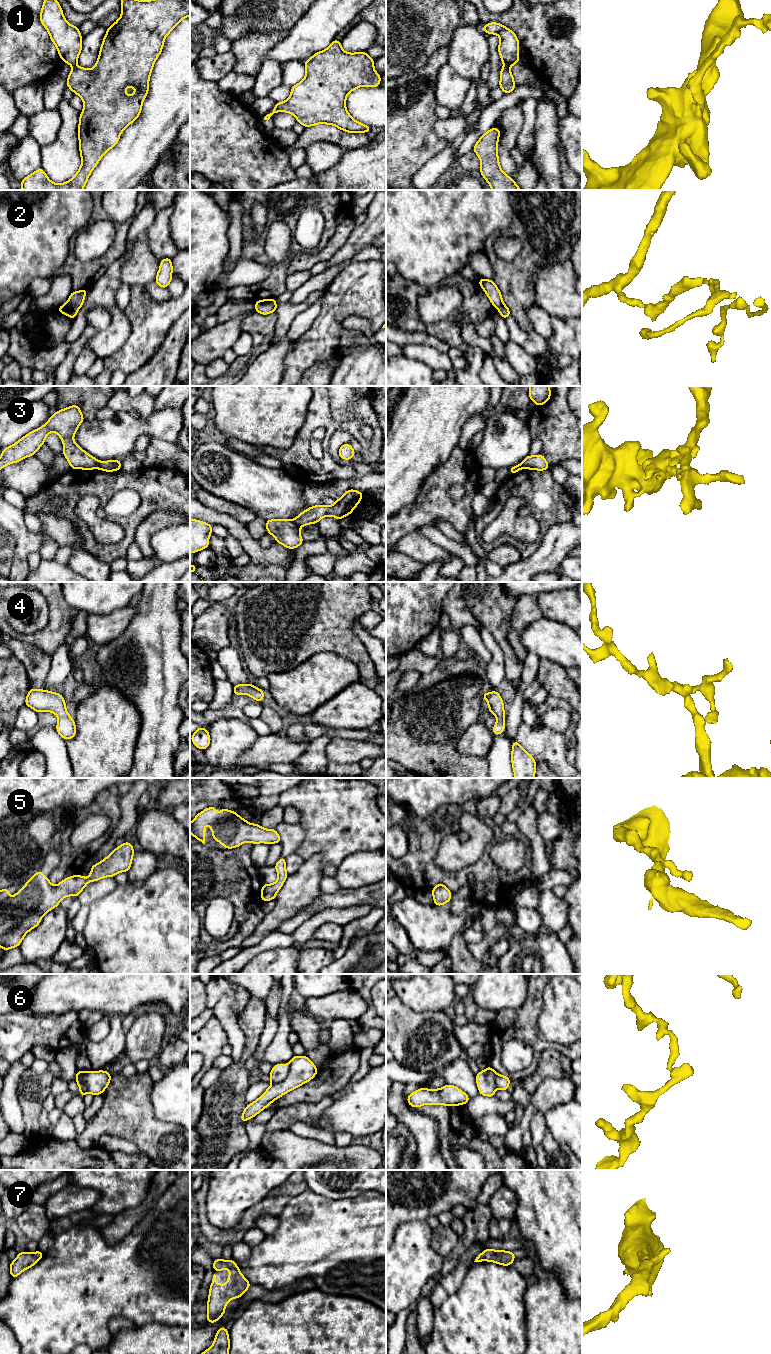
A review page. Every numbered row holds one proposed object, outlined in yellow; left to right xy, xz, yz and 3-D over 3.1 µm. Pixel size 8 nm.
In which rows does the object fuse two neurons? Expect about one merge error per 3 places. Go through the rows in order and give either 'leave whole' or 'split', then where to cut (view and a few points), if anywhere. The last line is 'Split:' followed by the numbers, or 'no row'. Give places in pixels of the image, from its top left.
1: split | yz (504, 65), (508, 67)
2: split | xy (68, 301), (79, 307)
3: split | xz (292, 520), (299, 527)
4: leave whole | no cut
5: leave whole | no cut
6: split | xz (287, 1065), (287, 1075), (281, 1081), (272, 1083)
7: leave whole | no cut
Split: 1, 2, 3, 6

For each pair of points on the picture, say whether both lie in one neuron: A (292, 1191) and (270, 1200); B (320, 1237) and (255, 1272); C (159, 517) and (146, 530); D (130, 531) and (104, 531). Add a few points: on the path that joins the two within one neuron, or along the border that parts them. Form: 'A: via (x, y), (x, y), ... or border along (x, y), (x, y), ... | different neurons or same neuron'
A: via (287, 1191), (275, 1200) | same neuron
B: via (304, 1245), (279, 1260), (271, 1262) | same neuron
C: via (156, 520), (149, 527) | same neuron
D: border along (111, 518), (124, 536), (104, 544) | different neurons

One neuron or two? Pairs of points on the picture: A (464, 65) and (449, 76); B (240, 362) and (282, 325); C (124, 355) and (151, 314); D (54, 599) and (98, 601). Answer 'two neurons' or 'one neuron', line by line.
A: two neurons
B: two neurons
C: one neuron
D: two neurons

